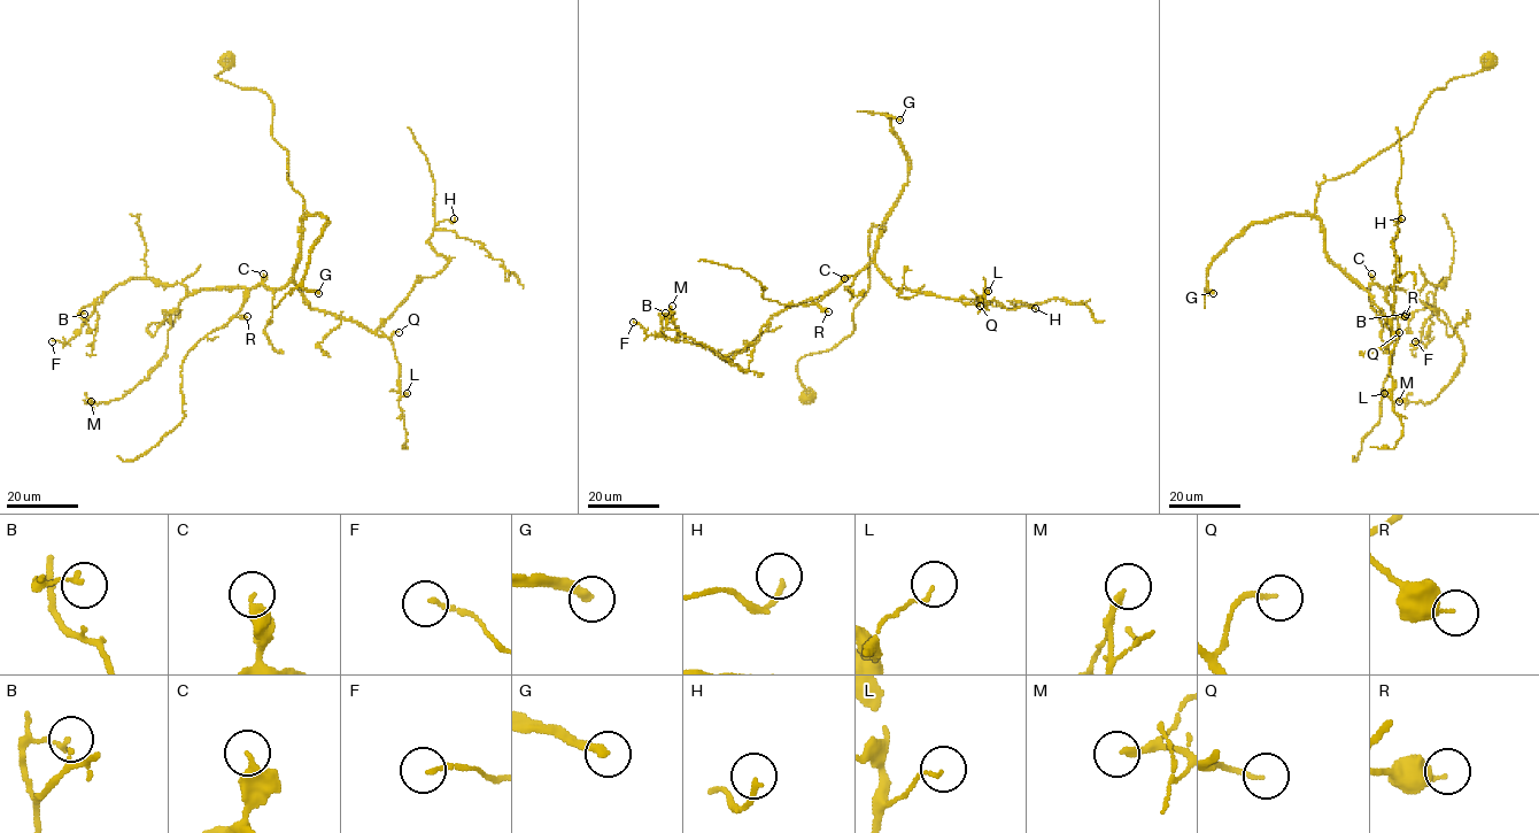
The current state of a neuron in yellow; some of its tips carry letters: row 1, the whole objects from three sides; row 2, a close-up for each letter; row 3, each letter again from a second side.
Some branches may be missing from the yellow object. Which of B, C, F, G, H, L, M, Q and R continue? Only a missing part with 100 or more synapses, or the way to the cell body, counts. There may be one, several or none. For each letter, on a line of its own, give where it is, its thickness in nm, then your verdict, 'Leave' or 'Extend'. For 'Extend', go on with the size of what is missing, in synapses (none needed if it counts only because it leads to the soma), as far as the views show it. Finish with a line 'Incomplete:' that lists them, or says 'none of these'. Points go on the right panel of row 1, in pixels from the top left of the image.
B: Place: (1406, 314). Thickness 140 nm. Leave
C: Place: (1371, 274). Thickness 380 nm. Leave
F: Place: (1415, 341). Thickness 130 nm. Leave
G: Place: (1213, 293). Thickness 280 nm. Extend. Roughly 250 synapses
H: Place: (1401, 218). Thickness 150 nm. Leave
L: Place: (1384, 393). Thickness 90 nm. Leave
M: Place: (1399, 401). Thickness 220 nm. Leave
Q: Place: (1399, 332). Thickness 130 nm. Leave
R: Place: (1405, 316). Thickness 360 nm. Leave
Incomplete: G

